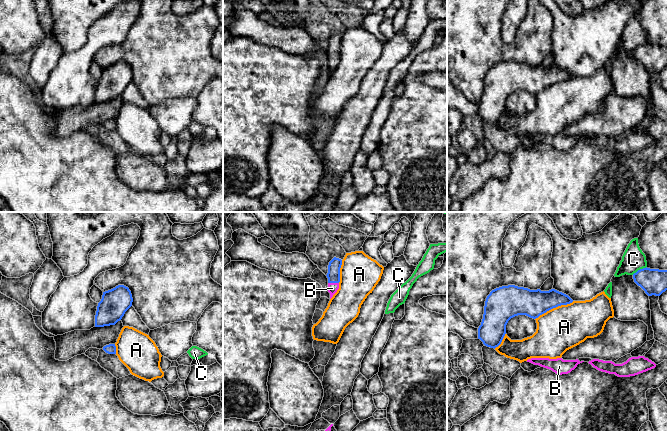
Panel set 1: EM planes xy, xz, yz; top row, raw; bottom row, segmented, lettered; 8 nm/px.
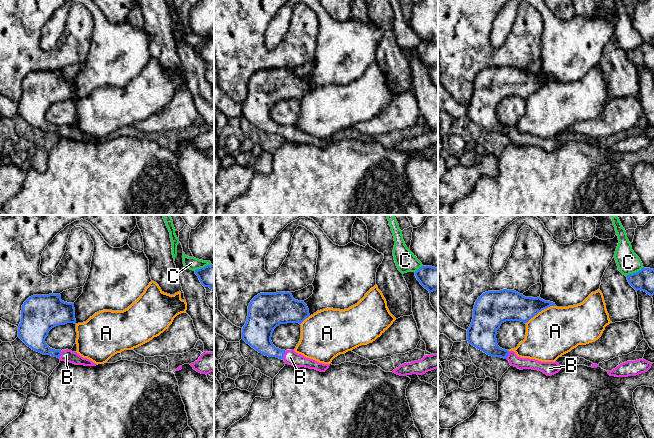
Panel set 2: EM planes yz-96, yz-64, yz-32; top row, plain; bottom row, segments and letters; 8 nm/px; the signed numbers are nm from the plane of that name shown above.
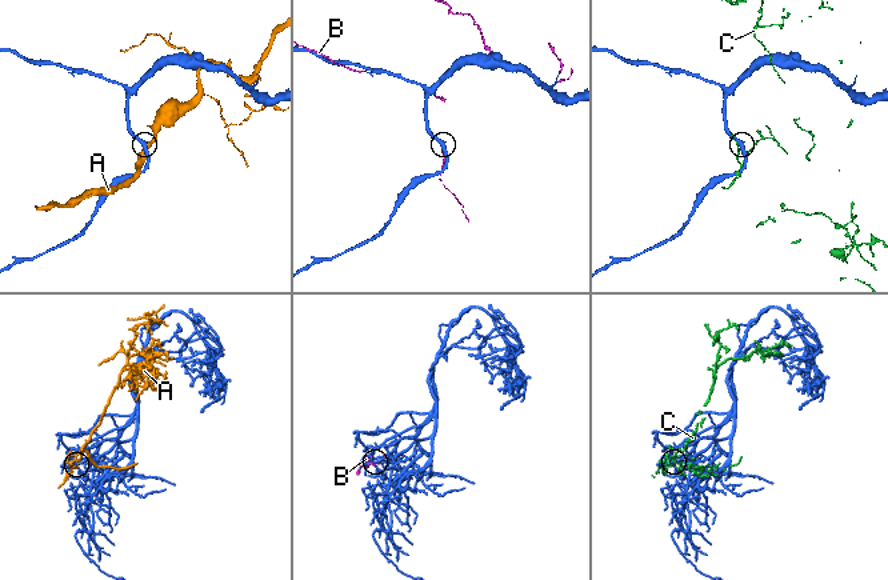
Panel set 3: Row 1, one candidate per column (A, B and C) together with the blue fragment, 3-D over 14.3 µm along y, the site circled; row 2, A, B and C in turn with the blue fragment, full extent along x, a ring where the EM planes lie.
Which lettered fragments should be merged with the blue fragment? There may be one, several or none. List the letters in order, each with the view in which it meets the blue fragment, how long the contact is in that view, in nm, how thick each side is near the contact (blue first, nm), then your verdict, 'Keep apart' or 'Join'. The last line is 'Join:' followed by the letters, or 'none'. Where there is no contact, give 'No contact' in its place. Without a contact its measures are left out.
A: Touches blue in yz. Shared border 340 nm. Thickness 220 nm (blue) against 360 nm. Keep apart
B: Touches blue in xz. Shared border 90 nm. Thickness 110 nm (blue) against 90 nm. Join
C: Touches blue in yz. Shared border 140 nm. Thickness 200 nm (blue) against 190 nm. Keep apart
Join: B

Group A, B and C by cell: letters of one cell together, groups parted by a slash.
A / B / C

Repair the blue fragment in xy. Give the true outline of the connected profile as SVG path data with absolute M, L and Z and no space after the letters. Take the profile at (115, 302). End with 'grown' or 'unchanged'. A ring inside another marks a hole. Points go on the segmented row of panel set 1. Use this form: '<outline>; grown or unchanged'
M124 285L103 292L95 315L95 327L115 325L132 306L131 291Z; unchanged

